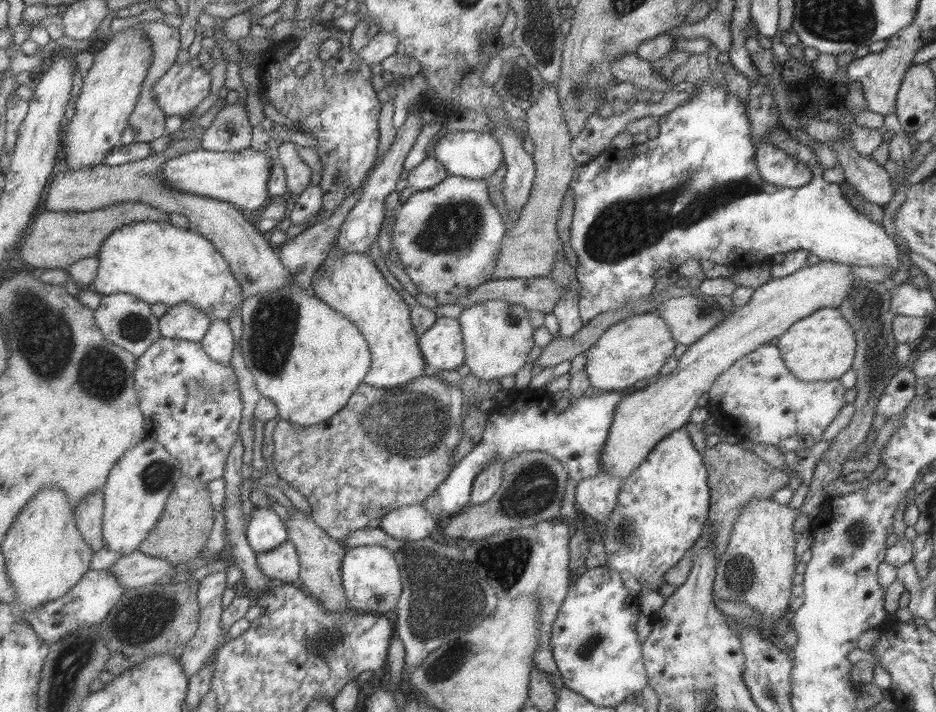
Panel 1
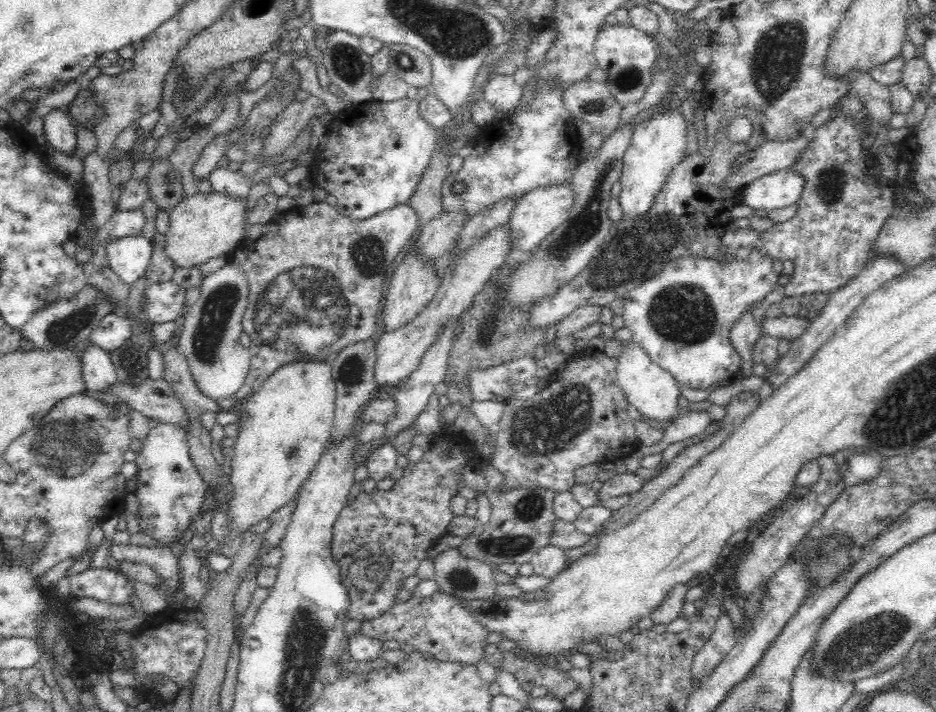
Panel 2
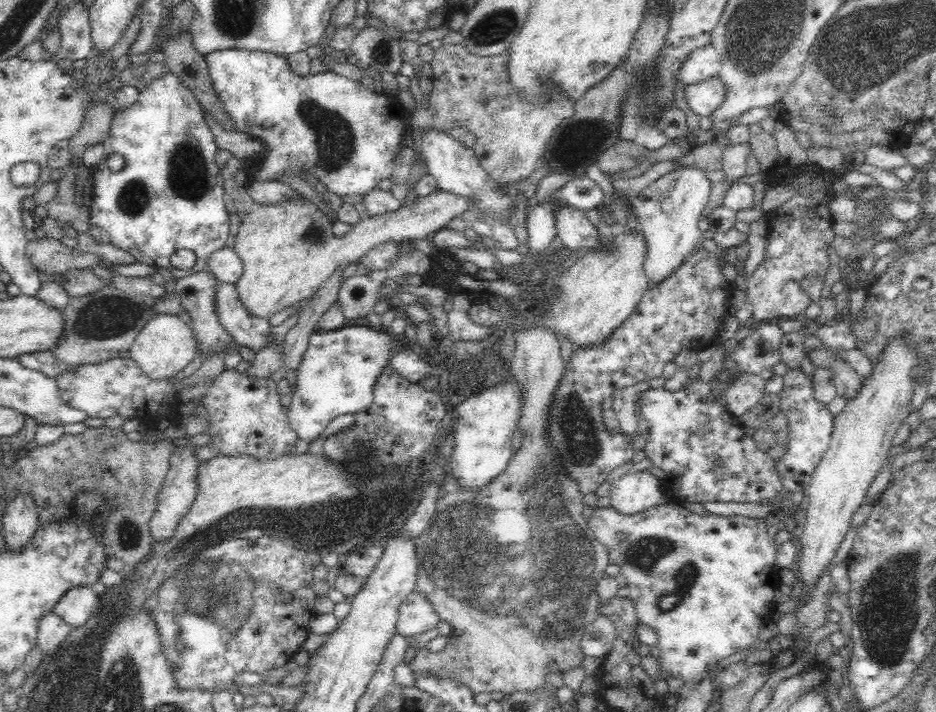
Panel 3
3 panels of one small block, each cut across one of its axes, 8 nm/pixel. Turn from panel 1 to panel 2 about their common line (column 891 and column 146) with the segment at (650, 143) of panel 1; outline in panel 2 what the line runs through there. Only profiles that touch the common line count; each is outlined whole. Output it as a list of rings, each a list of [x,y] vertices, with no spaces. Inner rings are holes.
[[[127,237],[108,241],[105,251],[109,267],[129,287],[146,275],[150,266],[153,243],[142,237]]]

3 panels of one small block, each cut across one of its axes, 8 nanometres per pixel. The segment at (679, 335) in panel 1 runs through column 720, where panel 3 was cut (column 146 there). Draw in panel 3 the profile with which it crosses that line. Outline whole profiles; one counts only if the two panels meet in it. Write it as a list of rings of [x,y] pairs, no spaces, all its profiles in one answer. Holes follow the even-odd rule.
[[[104,284],[96,292],[79,297],[69,297],[62,311],[62,336],[50,348],[60,364],[67,367],[84,366],[84,364],[102,364],[120,357],[120,352],[129,350],[138,332],[154,316],[154,311],[146,307],[143,295],[122,292]]]

